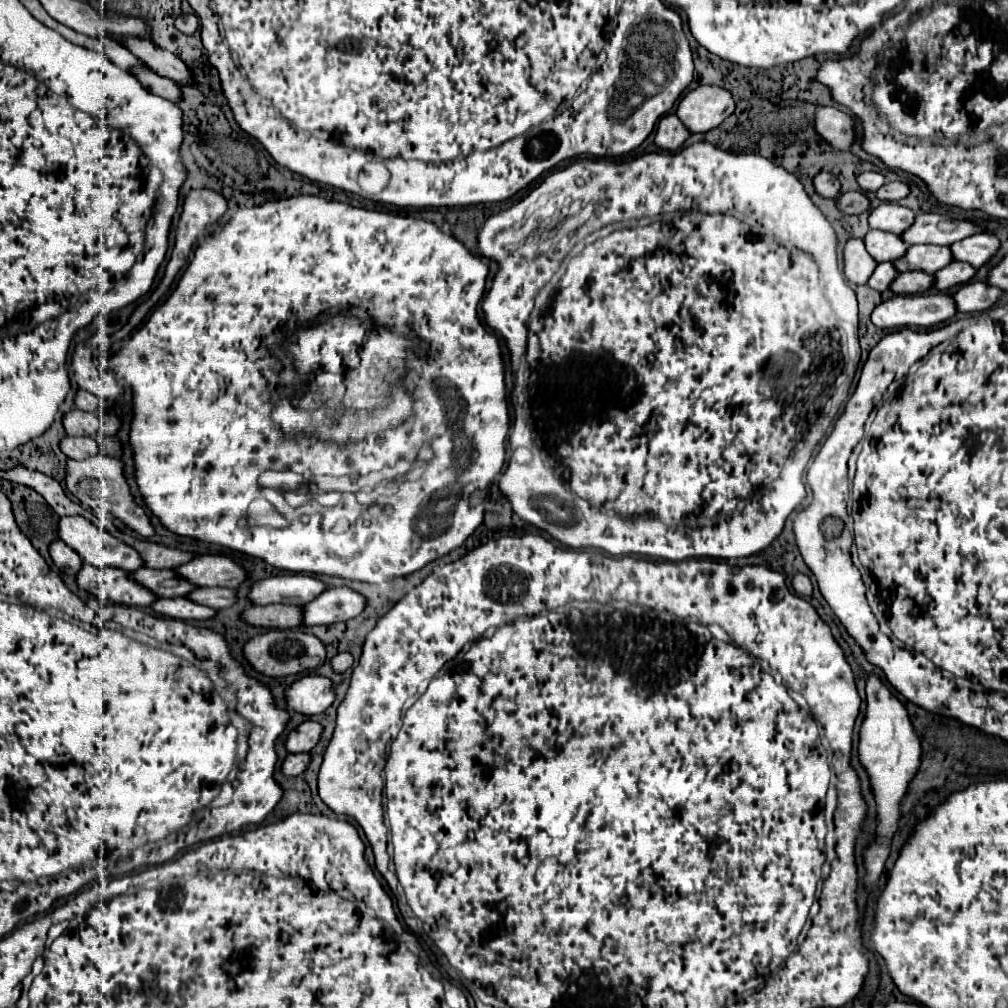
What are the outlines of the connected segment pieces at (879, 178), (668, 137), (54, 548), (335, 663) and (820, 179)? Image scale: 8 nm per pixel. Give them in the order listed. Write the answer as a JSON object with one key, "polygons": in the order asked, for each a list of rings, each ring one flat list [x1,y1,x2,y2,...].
{"polygons":[[[862,172,858,176,858,184,862,192,876,192,882,188,882,184,886,184,886,176,880,172]],[[664,114,658,122,654,142,664,150,674,152,684,144,688,136,690,136,690,130,682,124,682,120,676,114]],[[62,540,50,544,50,556,54,564,68,576,76,576,82,568,82,556,78,556,68,544,62,544]],[[342,652,342,654,337,654,334,658,334,660,331,660,332,668,334,667,338,668,338,671,335,670,335,672,344,672,344,670,348,670,350,666,352,666,352,662,354,662,354,658,352,658,352,654,350,652]],[[820,172,814,178,814,188,824,198,838,198,840,194,840,180,830,172]]]}

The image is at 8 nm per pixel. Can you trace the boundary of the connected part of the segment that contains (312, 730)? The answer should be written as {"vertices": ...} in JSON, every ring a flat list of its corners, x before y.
{"vertices":[[314,720,302,722,296,730,292,730,288,734,288,740,286,740,288,752,294,752,294,754,296,752,310,752,318,744,318,740,322,738,322,732,324,732,322,724,318,724]]}

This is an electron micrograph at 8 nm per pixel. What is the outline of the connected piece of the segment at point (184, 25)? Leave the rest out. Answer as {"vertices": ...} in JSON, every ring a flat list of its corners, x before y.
{"vertices":[[182,14,176,18,176,28,182,34,194,34,198,30,198,18,196,14]]}

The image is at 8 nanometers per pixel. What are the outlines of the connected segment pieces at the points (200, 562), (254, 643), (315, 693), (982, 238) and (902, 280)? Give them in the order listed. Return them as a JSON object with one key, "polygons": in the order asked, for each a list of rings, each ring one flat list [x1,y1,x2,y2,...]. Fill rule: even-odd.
{"polygons":[[[218,554,196,556,188,564,176,568,176,572,196,586,238,588,248,578,248,572,238,562]],[[270,630,248,640,244,646,244,656,248,662,266,676,290,676,308,670,316,670,326,660,326,646,320,638,300,632,300,630]],[[308,674,296,680,290,690,286,690,288,706,306,716,322,714,328,706,332,706,336,694,332,688,332,680,318,674]],[[976,234,966,240,954,242,950,246,950,250,954,254,954,260,964,260,964,262,970,262,972,266,980,268,998,254,1000,240,994,234]],[[904,272,892,282,890,290,896,294,924,294,934,288,934,276,926,272]]]}

